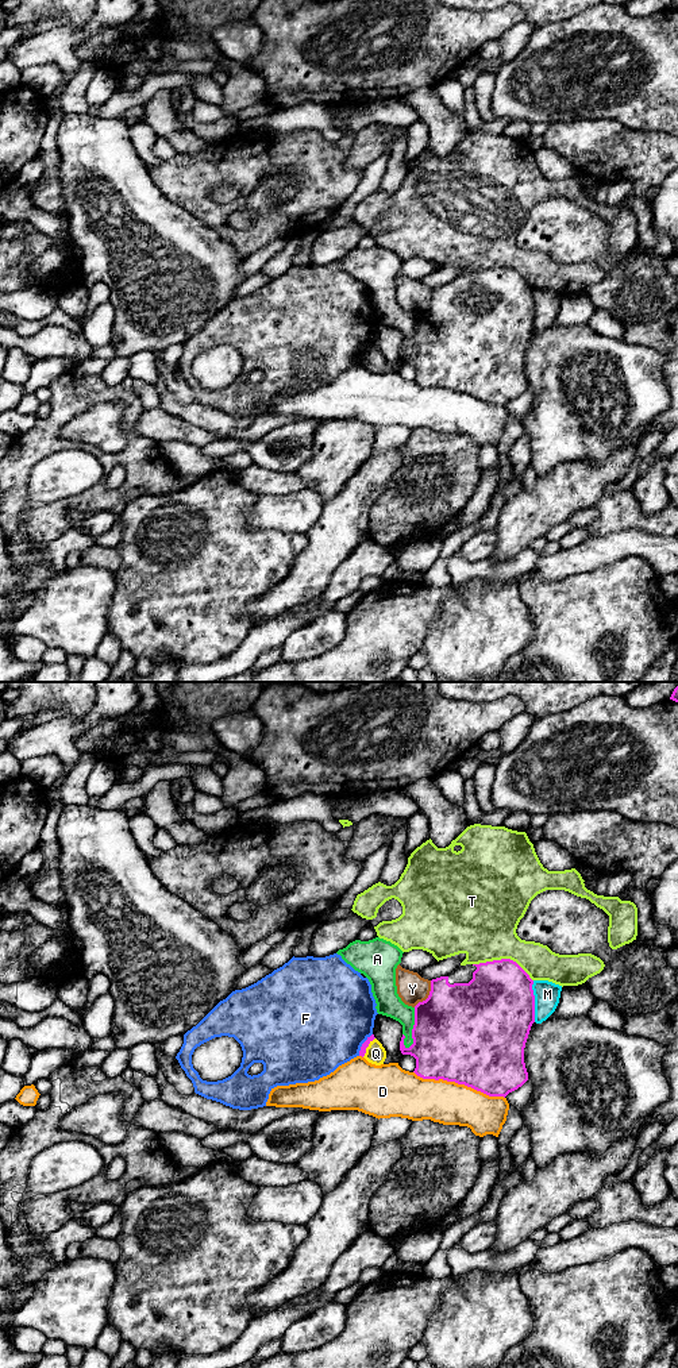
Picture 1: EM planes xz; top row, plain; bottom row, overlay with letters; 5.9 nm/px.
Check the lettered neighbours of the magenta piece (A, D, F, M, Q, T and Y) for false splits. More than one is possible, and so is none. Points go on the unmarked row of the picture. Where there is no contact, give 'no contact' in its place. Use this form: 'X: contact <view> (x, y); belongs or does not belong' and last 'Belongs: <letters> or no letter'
A: contact xz (412, 338); does not belong
D: contact xz (459, 392); does not belong
F: contact xz (362, 353); does not belong
M: contact xz (534, 309); does not belong
Q: contact xz (368, 354); does not belong
T: contact xz (504, 268); does not belong
Y: contact xz (428, 304); does not belong
Belongs: no letter

